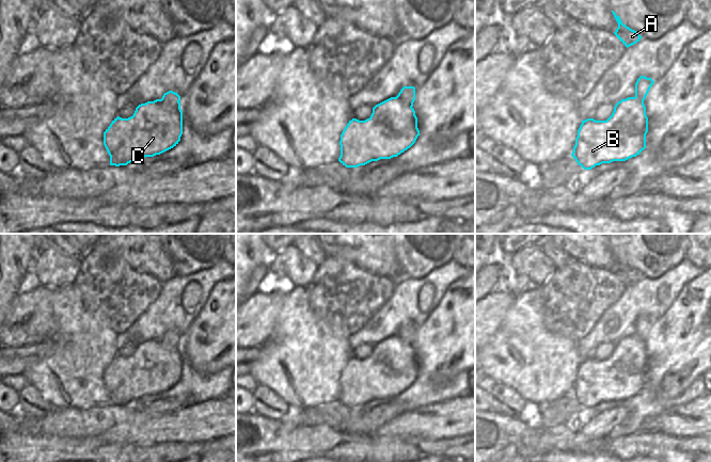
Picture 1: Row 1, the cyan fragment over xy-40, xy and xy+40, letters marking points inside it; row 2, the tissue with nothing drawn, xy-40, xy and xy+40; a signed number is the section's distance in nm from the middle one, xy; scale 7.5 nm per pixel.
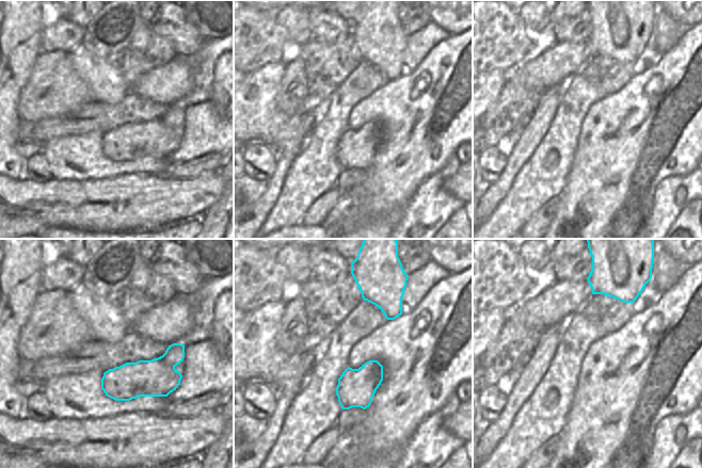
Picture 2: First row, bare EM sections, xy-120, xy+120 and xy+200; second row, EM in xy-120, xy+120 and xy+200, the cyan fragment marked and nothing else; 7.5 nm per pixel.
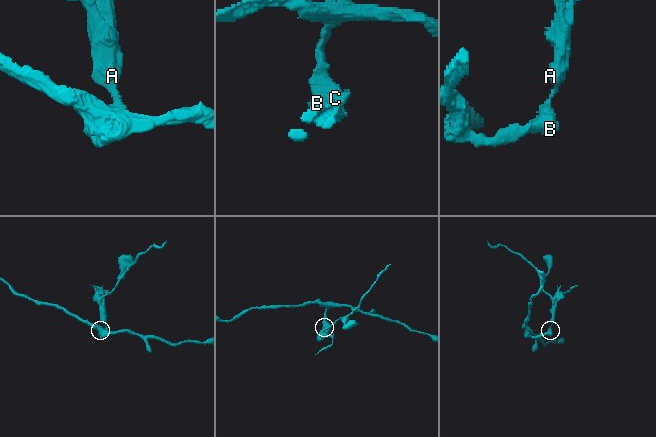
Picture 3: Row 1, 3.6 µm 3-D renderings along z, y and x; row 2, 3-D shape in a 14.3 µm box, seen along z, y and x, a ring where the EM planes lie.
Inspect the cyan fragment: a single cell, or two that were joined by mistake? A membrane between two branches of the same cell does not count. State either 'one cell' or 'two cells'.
two cells

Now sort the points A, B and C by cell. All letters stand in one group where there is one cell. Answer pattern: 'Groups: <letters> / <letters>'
Groups: A / B C

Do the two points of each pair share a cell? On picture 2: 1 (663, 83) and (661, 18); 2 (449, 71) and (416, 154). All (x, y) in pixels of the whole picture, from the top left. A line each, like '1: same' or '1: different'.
1: different
2: same

